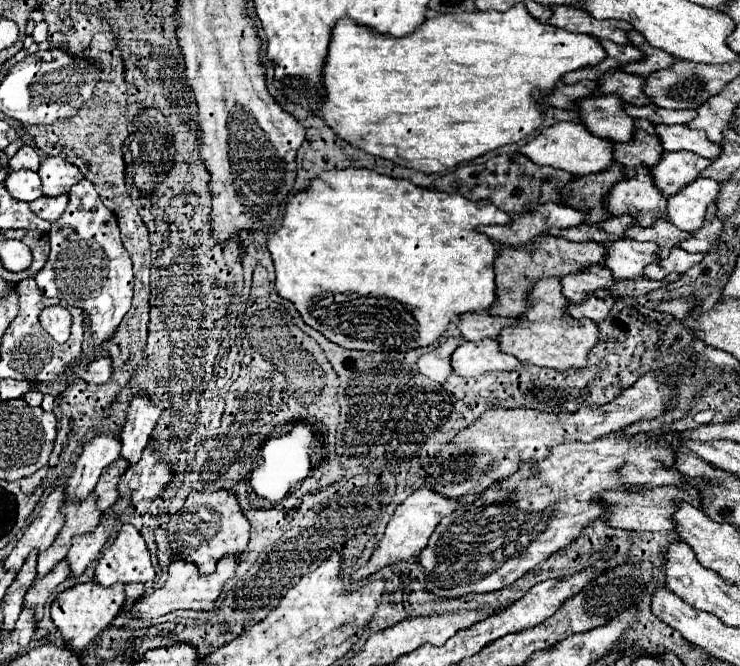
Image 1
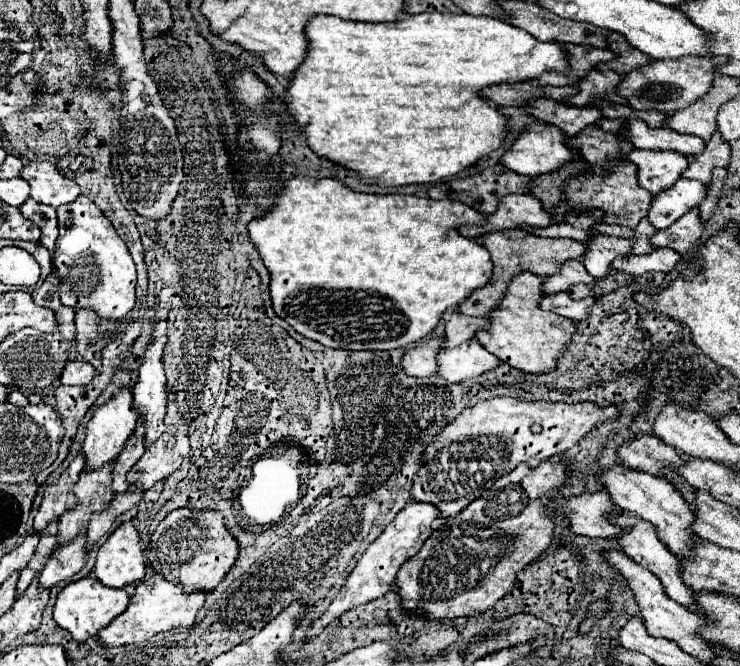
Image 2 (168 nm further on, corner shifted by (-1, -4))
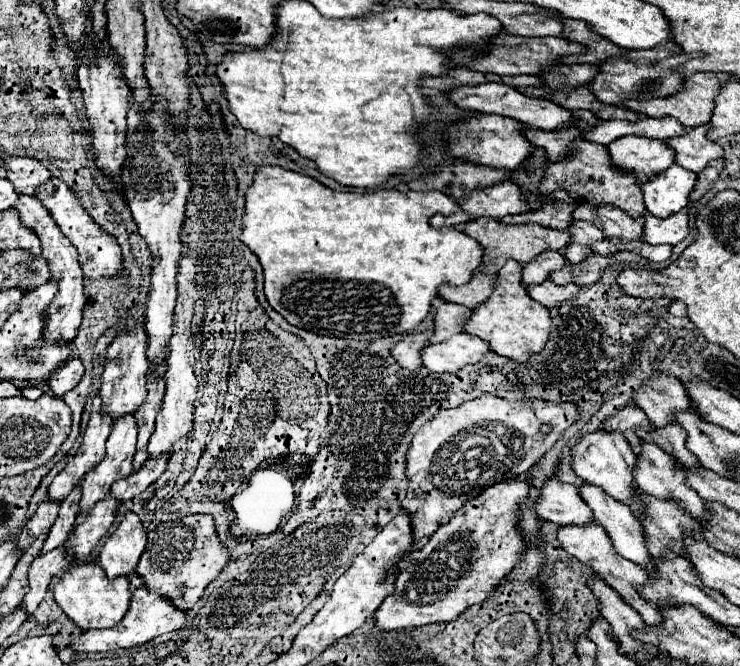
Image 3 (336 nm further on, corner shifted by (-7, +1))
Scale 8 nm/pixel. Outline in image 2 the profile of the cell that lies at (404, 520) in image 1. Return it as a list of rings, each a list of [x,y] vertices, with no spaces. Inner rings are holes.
[[[408,502],[398,514],[396,518],[384,528],[384,532],[368,546],[368,550],[364,552],[364,556],[358,560],[356,568],[352,570],[352,574],[348,576],[342,592],[338,592],[338,596],[332,600],[332,604],[328,606],[328,610],[312,622],[312,628],[306,632],[306,638],[312,638],[316,634],[322,632],[322,628],[326,624],[330,624],[334,618],[342,616],[346,610],[350,608],[356,608],[364,602],[370,602],[370,600],[376,600],[380,598],[382,594],[386,594],[386,590],[396,582],[396,574],[400,570],[400,566],[416,556],[422,548],[422,544],[426,542],[426,538],[432,534],[432,522],[440,516],[438,508],[434,504],[426,504],[426,502]]]

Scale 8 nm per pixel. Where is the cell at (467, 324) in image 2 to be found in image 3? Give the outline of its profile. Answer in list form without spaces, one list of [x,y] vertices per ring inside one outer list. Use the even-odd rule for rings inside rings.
[[[442,303],[436,309],[434,315],[434,337],[432,341],[444,341],[454,333],[460,333],[460,325],[464,325],[464,321],[468,319],[470,309],[464,305],[456,305],[456,303]]]

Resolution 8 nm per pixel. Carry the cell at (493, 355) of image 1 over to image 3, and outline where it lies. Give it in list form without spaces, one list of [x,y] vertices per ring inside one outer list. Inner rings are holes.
[[[456,333],[442,343],[430,343],[422,349],[422,365],[432,373],[454,373],[458,367],[478,363],[488,351],[488,343],[470,333]]]

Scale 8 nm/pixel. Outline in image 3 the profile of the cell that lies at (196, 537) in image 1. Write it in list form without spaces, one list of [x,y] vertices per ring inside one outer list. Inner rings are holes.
[[[188,515],[176,521],[160,523],[154,531],[148,533],[148,543],[136,565],[136,573],[146,589],[172,601],[176,609],[188,611],[202,597],[208,583],[220,575],[228,559],[230,553],[220,545],[212,517]]]

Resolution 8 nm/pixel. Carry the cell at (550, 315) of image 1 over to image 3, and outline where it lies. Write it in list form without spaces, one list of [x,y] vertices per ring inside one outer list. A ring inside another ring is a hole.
[[[508,259],[498,271],[492,295],[484,301],[484,305],[472,309],[472,315],[466,319],[462,329],[484,339],[498,355],[522,363],[530,357],[532,351],[540,351],[544,347],[544,341],[552,329],[552,321],[548,317],[548,309],[526,295],[526,287],[522,285],[522,265]]]

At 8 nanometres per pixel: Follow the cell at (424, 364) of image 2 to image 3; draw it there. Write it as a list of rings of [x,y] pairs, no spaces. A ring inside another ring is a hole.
[[[406,337],[400,339],[394,347],[392,347],[392,357],[398,361],[400,367],[416,371],[420,367],[420,349],[426,345],[426,341],[422,339],[414,339],[414,337]]]

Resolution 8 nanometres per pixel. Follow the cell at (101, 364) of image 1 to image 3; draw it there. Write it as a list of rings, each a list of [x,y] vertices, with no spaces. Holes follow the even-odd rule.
[[[72,357],[68,361],[64,361],[56,371],[52,371],[52,375],[48,377],[48,387],[52,389],[52,393],[56,397],[62,397],[66,391],[70,391],[84,375],[84,367],[82,361],[78,357]]]

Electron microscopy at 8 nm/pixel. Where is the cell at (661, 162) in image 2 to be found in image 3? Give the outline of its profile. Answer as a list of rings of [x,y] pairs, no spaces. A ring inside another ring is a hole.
[[[636,135],[612,141],[608,153],[612,165],[622,173],[636,173],[638,183],[648,181],[674,163],[674,153],[664,141]]]

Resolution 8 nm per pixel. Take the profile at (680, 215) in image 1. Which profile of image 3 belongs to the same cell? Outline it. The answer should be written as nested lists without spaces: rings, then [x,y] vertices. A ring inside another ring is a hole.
[[[674,163],[642,185],[644,205],[652,215],[664,219],[688,205],[688,195],[692,193],[694,183],[696,175]]]

